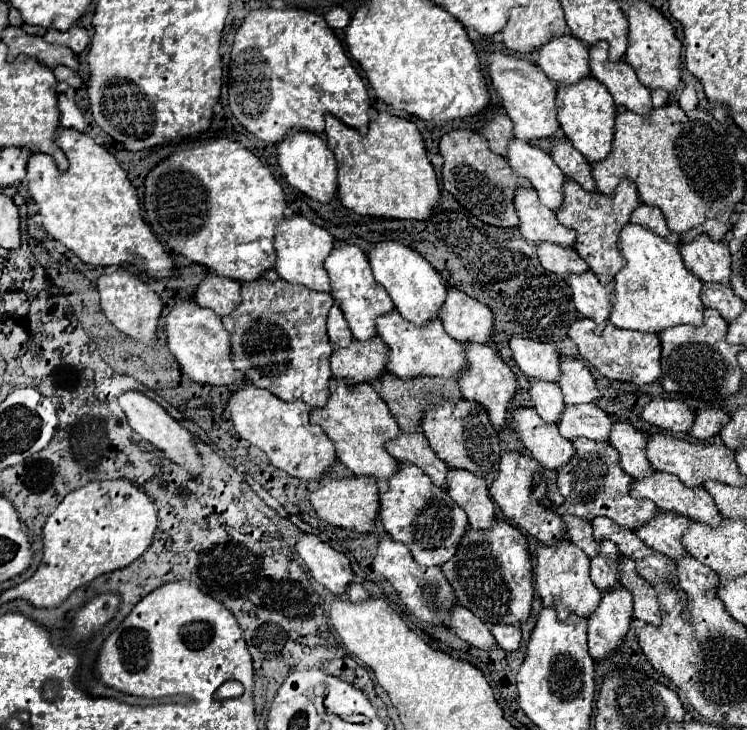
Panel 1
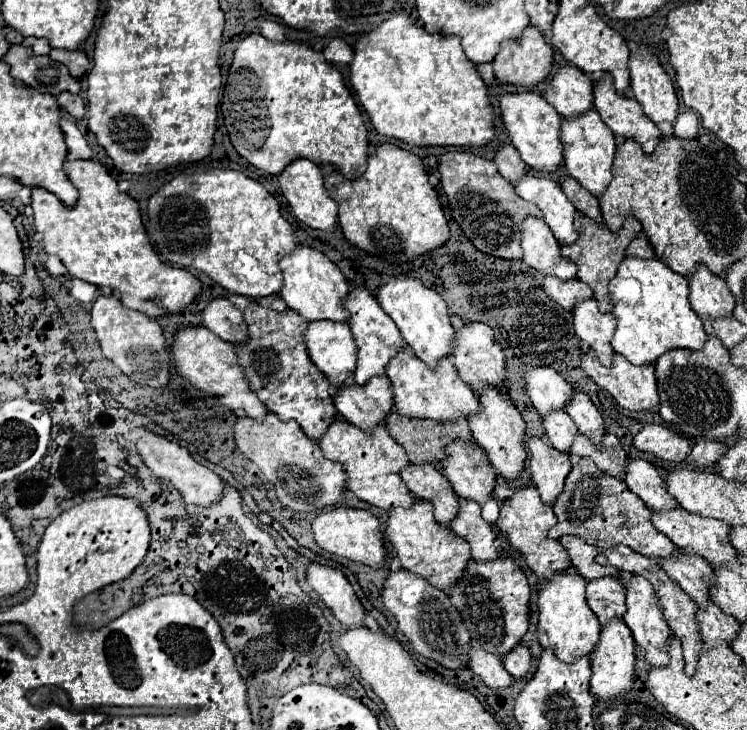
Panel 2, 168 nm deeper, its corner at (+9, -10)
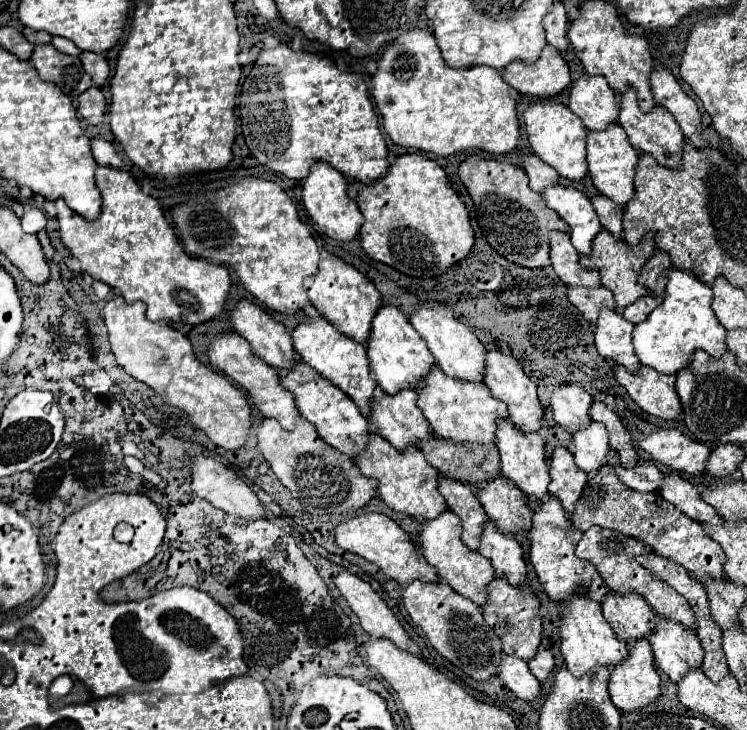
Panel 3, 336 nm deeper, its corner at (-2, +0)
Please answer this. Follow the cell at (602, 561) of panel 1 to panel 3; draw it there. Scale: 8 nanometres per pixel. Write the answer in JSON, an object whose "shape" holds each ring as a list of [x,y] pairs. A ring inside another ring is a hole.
{"shape":[[[609,591],[603,597],[603,617],[627,643],[647,637],[655,625],[655,613],[639,593]]]}

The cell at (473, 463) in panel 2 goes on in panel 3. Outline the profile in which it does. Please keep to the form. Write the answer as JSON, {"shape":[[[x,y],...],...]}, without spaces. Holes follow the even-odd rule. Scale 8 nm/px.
{"shape":[[[497,473],[495,477],[477,485],[477,499],[481,501],[487,517],[493,519],[503,533],[517,535],[519,531],[527,531],[531,527],[531,507],[525,503],[525,497],[523,497],[523,493],[519,493],[517,485],[511,483],[501,473]]]}

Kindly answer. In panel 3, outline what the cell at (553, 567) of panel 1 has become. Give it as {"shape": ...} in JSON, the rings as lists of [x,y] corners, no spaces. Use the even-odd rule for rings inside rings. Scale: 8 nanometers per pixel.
{"shape":[[[571,595],[563,601],[563,609],[559,613],[559,633],[561,633],[561,655],[567,663],[567,669],[581,677],[597,667],[609,667],[625,661],[627,657],[627,643],[621,641],[615,631],[607,625],[601,603],[587,599],[585,595]]]}

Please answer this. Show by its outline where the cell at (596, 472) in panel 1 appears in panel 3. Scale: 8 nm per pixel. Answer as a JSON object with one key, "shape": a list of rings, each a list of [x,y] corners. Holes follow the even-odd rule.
{"shape":[[[611,465],[599,467],[589,477],[575,511],[571,513],[573,529],[587,531],[591,525],[621,531],[623,535],[649,545],[655,553],[683,565],[701,583],[703,573],[719,573],[719,577],[723,577],[723,553],[719,553],[719,545],[715,545],[715,541],[709,541],[701,525],[683,515],[675,505],[667,503],[659,493],[641,493],[623,485],[619,477],[615,477],[615,469],[611,469]]]}

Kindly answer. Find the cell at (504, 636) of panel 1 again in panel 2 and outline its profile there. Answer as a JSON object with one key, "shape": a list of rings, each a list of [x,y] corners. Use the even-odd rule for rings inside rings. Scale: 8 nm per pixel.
{"shape":[[[516,647],[514,651],[510,651],[508,655],[502,657],[502,663],[504,667],[508,669],[508,673],[514,677],[514,679],[522,679],[528,675],[530,671],[530,663],[532,663],[532,653],[528,647]]]}

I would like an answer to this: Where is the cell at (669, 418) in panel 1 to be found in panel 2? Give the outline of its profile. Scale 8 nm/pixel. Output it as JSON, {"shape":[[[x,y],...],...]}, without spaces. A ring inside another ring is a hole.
{"shape":[[[646,425],[636,437],[634,437],[634,447],[644,453],[652,453],[654,457],[662,461],[672,461],[672,463],[684,463],[688,457],[688,451],[692,449],[690,441],[672,429],[664,425]]]}

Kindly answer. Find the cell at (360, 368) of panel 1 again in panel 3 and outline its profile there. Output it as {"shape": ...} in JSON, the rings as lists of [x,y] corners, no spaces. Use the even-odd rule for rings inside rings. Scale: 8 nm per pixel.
{"shape":[[[401,389],[395,395],[389,393],[377,393],[369,407],[369,423],[377,427],[377,433],[383,435],[393,447],[407,447],[407,445],[417,445],[417,441],[427,439],[431,435],[431,429],[427,425],[427,419],[423,417],[421,409],[417,407],[417,393],[413,389]]]}

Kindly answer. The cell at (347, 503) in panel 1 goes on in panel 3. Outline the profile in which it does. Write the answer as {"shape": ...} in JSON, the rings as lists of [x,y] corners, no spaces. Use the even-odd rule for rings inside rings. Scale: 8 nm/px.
{"shape":[[[363,513],[363,515],[355,515],[351,519],[341,521],[335,527],[335,543],[351,553],[361,555],[363,559],[379,565],[379,569],[393,577],[397,583],[407,585],[415,579],[421,581],[437,581],[437,573],[435,569],[425,561],[425,557],[421,555],[421,549],[417,543],[413,543],[409,539],[409,535],[387,515],[381,513]]]}

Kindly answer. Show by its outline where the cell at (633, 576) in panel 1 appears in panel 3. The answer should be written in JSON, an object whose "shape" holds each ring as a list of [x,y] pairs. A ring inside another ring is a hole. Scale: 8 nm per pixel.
{"shape":[[[657,615],[657,623],[649,633],[649,643],[655,653],[655,663],[671,681],[677,681],[687,669],[699,667],[703,649],[695,631],[685,629],[683,623]]]}

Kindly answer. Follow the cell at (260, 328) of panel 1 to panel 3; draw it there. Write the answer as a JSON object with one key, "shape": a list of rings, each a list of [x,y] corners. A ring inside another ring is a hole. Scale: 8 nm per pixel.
{"shape":[[[295,359],[295,365],[291,369],[287,369],[281,377],[281,385],[291,391],[295,395],[295,405],[297,411],[317,427],[319,437],[339,449],[341,453],[355,457],[357,453],[361,453],[367,445],[367,433],[369,433],[369,423],[367,419],[361,415],[361,411],[357,409],[357,405],[351,401],[351,397],[343,395],[339,387],[335,387],[329,379],[323,379],[311,365],[307,365],[301,359]]]}

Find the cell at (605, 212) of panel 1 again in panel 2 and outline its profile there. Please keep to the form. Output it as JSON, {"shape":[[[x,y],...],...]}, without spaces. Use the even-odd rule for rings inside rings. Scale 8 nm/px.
{"shape":[[[576,213],[574,225],[576,225],[576,231],[578,231],[580,237],[578,237],[578,241],[574,245],[564,245],[562,253],[564,253],[566,259],[570,259],[572,263],[578,265],[578,279],[584,281],[594,291],[594,299],[598,301],[598,309],[602,313],[610,313],[612,311],[612,303],[608,299],[608,283],[618,271],[620,259],[624,259],[626,247],[642,231],[642,225],[636,219],[628,217],[624,227],[618,233],[612,233],[608,227],[598,225],[596,221],[592,221],[590,217],[584,217],[580,213]]]}

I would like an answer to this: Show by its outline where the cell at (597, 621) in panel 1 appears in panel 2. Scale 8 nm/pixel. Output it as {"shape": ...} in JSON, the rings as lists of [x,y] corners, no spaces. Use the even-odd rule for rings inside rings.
{"shape":[[[612,619],[606,627],[602,627],[600,641],[598,641],[594,653],[590,655],[590,665],[592,665],[590,693],[602,701],[608,701],[608,699],[628,693],[634,685],[634,679],[636,679],[634,663],[636,663],[636,655],[634,655],[632,633],[622,619]]]}

